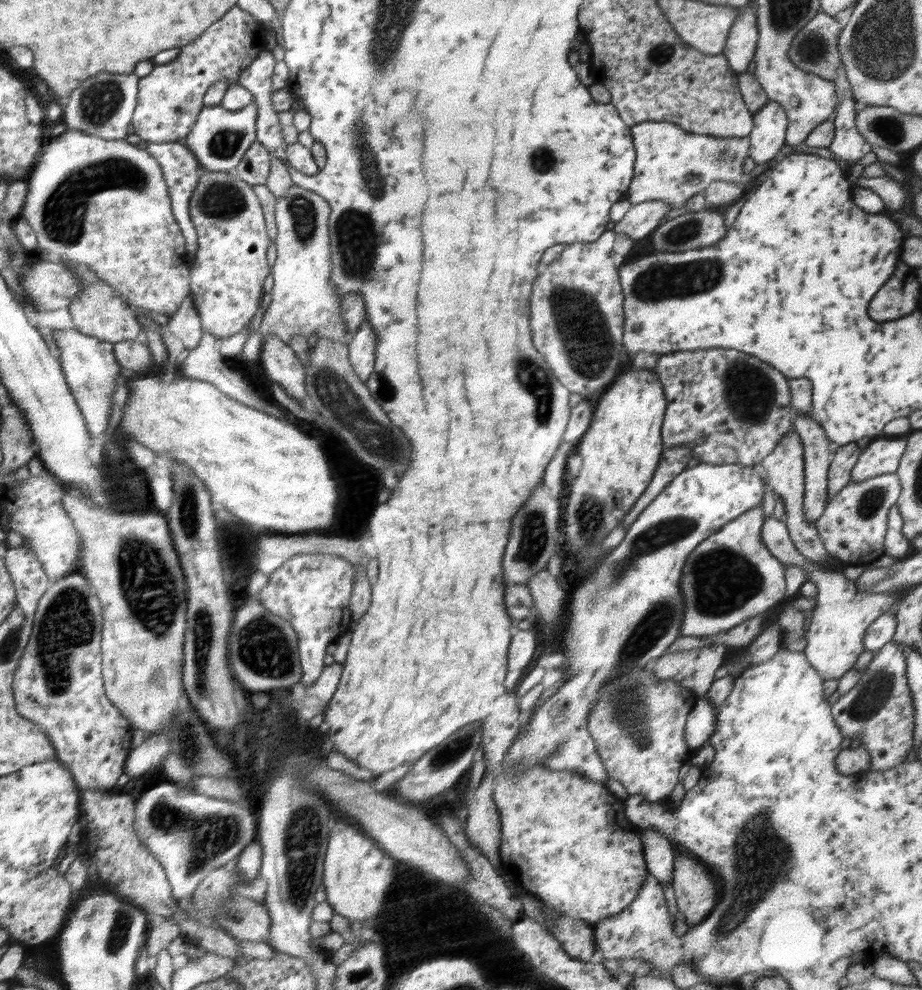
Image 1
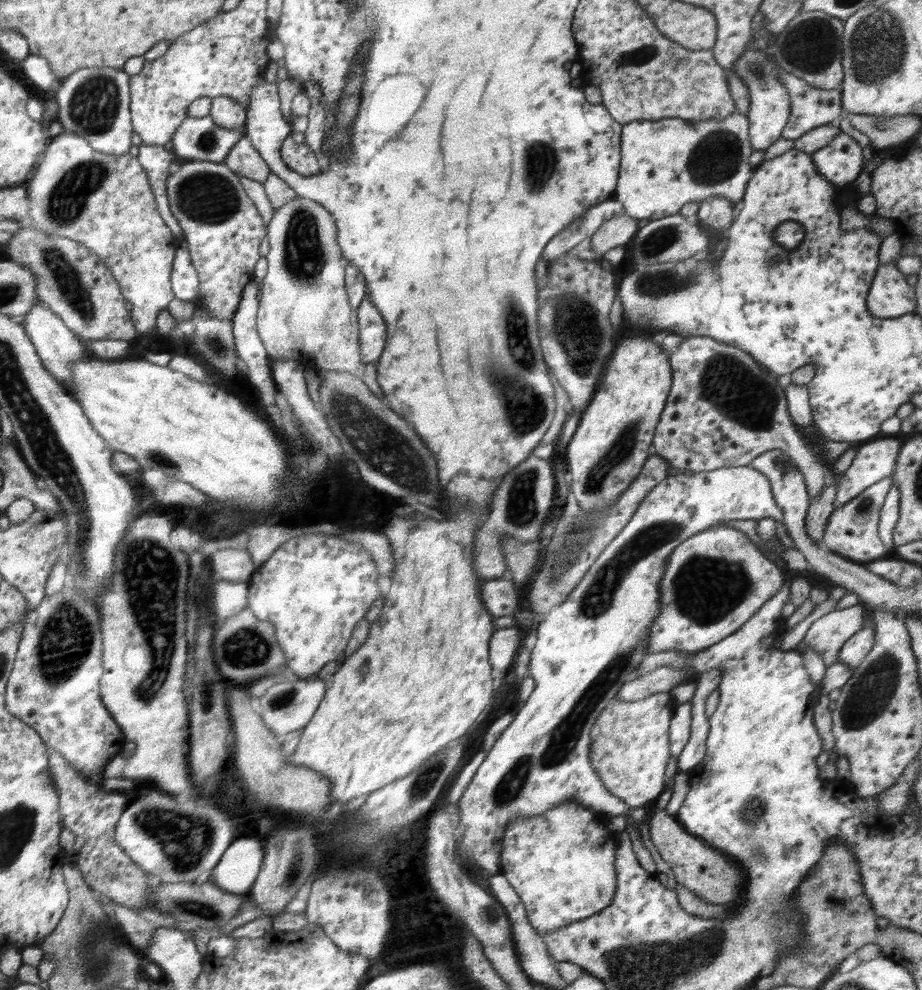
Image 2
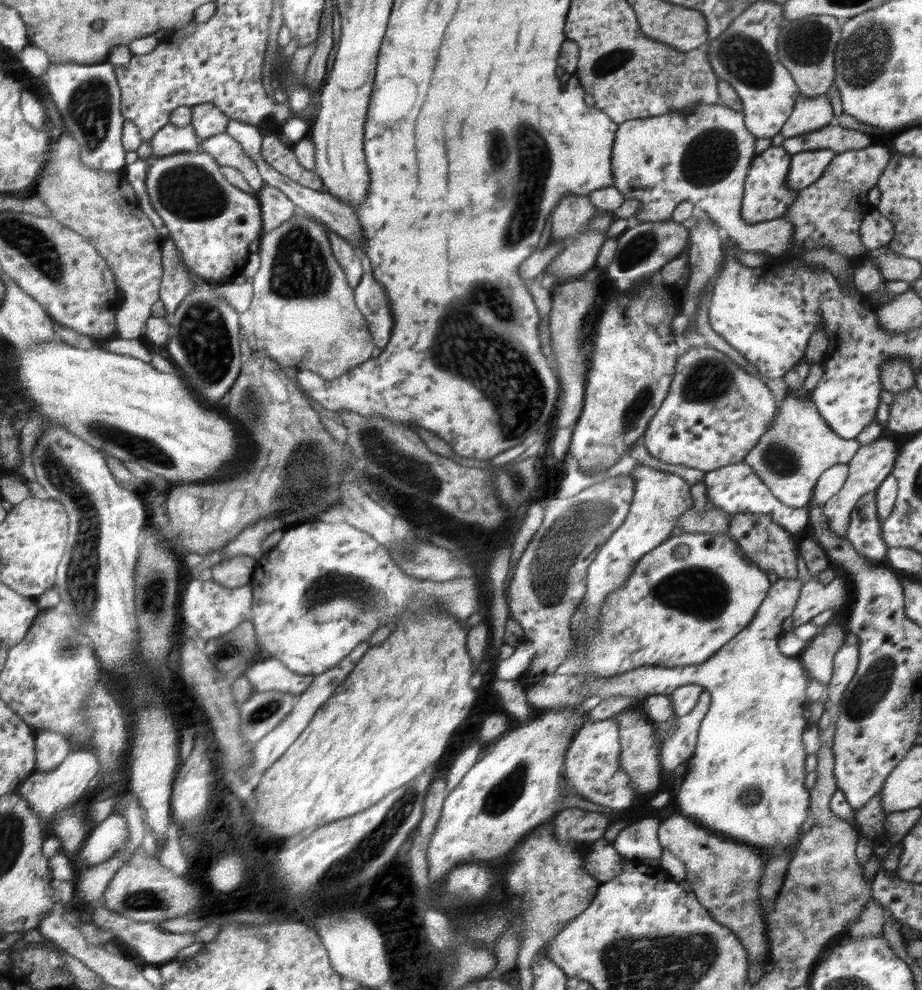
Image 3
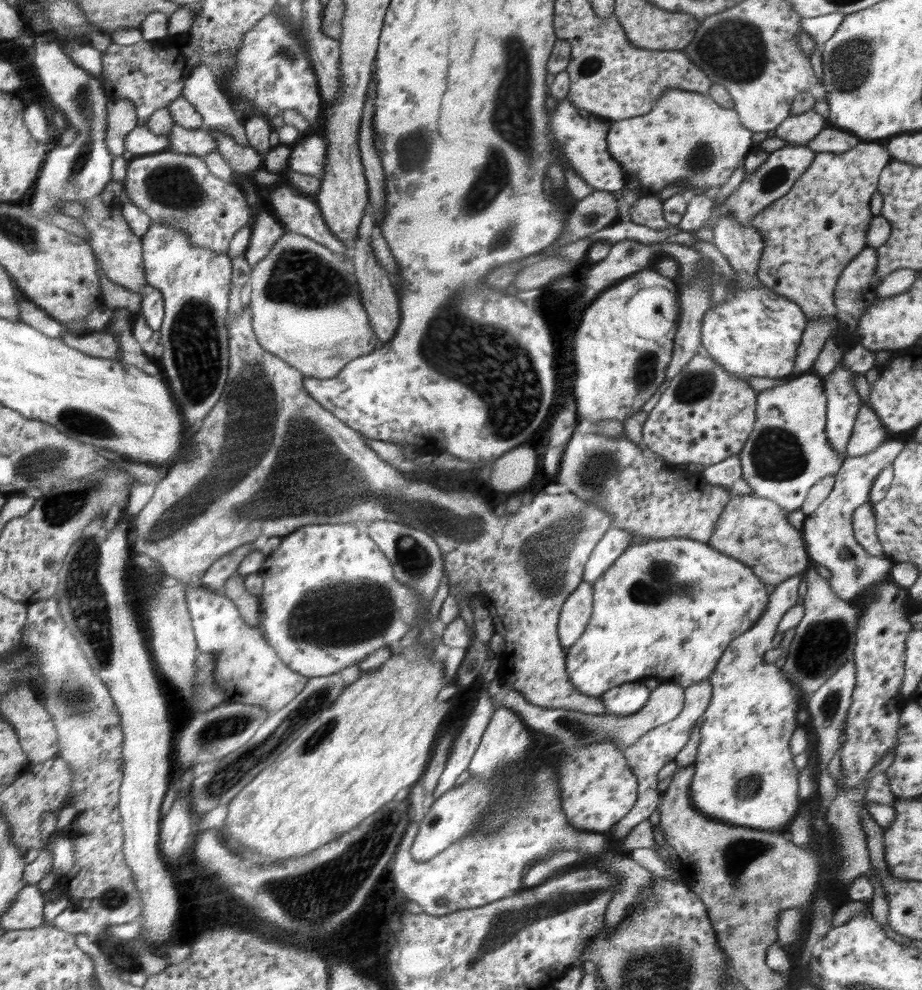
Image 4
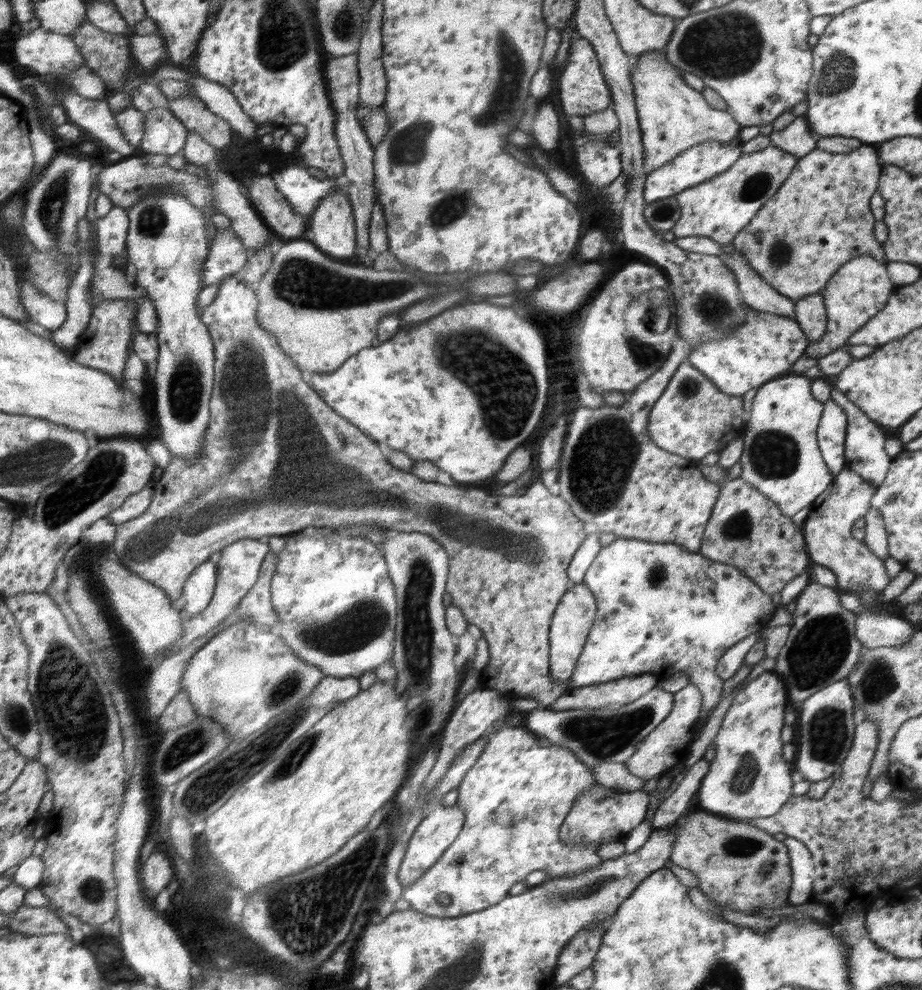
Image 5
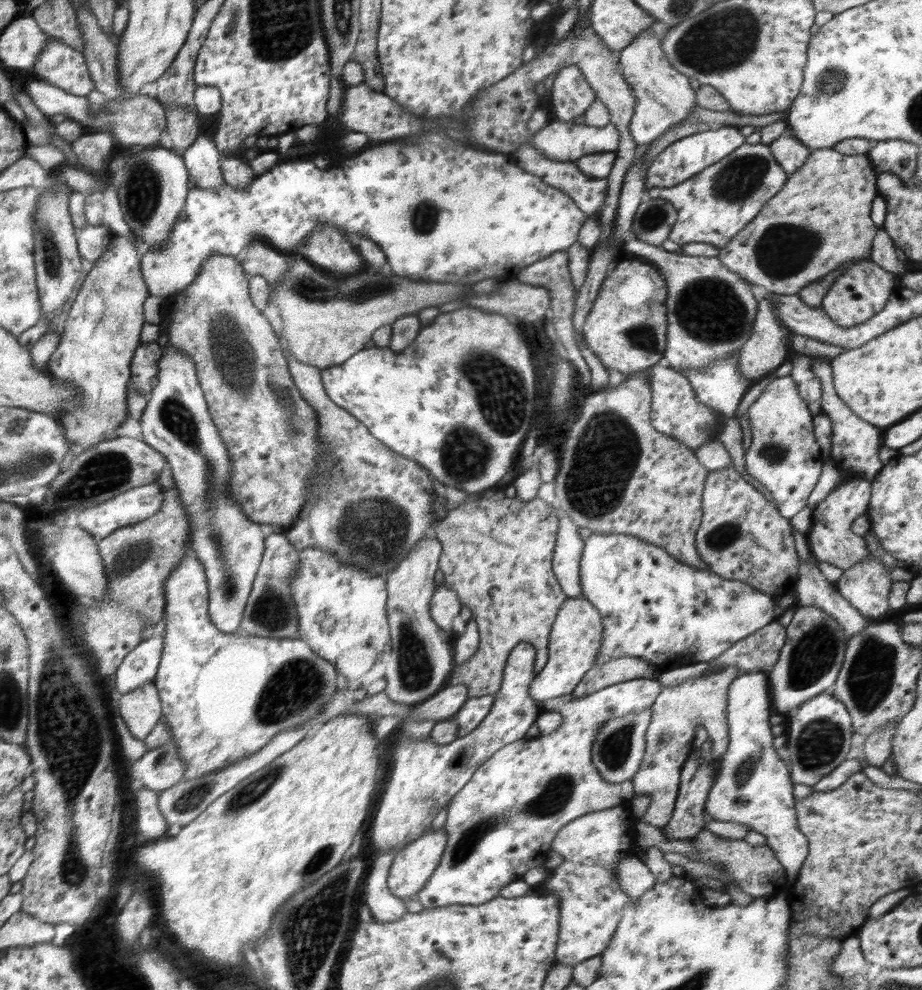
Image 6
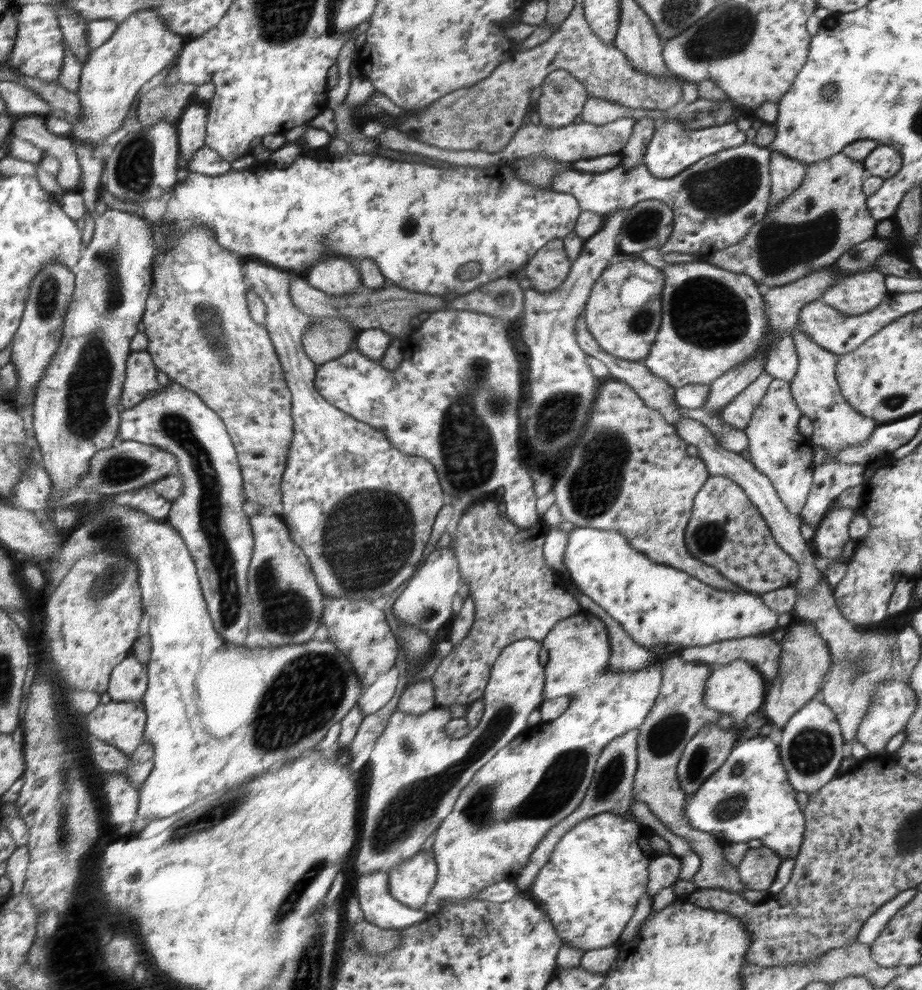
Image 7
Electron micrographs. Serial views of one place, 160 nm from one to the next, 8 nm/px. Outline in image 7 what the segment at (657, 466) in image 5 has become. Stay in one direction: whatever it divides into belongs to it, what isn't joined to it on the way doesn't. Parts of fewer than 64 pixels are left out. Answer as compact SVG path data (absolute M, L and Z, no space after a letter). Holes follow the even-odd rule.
M617 379L606 382L600 394L595 396L591 414L575 444L566 472L553 485L555 503L562 520L572 522L576 527L616 530L623 534L632 548L658 563L672 565L716 589L743 590L715 568L696 560L685 547L684 533L692 516L694 497L710 473L699 457L688 456L688 445L678 436L673 425L664 420L661 412L646 406L628 384Z

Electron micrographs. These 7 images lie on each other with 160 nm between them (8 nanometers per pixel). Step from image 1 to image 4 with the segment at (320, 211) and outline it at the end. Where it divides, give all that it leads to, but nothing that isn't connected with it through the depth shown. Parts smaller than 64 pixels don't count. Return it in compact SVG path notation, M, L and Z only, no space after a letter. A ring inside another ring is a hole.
M286 230L252 269L249 284L252 288L249 304L251 324L259 344L299 369L303 377L335 378L351 360L370 355L379 342L361 301L352 259L337 257L329 248L303 234Z

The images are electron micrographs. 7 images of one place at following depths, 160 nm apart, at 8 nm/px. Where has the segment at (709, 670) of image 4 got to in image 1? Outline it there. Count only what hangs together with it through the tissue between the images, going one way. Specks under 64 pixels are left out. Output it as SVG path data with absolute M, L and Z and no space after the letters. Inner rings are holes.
M762 502L738 518L725 524L718 532L700 542L684 561L680 577L684 612L679 636L712 636L738 626L745 620L759 615L786 596L786 575L783 564L770 554L760 538L766 516Z

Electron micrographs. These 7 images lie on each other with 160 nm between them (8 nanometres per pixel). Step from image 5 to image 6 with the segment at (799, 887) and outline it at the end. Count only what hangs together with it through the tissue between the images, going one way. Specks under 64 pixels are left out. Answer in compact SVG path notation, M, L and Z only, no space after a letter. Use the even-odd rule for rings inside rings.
M743 673L731 680L727 690L728 746L718 761L716 776L704 806L713 821L740 823L766 837L766 844L785 869L786 880L795 883L809 852L809 842L796 824L794 783L789 767L772 747L774 736L769 718L774 714L769 675Z

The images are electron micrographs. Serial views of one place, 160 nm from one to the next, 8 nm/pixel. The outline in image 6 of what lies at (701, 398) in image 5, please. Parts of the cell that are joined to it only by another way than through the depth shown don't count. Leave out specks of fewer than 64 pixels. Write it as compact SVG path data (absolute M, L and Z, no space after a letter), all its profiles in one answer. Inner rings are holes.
M658 364L644 369L643 372L652 387L650 418L651 425L658 432L672 436L694 452L702 444L706 444L706 441L717 440L719 422L725 415L698 402L686 376L680 375L670 367L662 367Z

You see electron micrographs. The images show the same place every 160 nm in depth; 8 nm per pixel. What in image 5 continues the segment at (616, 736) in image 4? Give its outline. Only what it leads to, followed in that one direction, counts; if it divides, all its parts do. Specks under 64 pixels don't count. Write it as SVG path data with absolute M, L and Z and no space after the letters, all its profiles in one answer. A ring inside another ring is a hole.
M658 687L630 704L621 706L552 710L537 707L524 713L524 726L532 734L548 738L554 745L569 748L588 767L600 766L602 762L625 764L637 751L650 732L669 713L673 705L673 694Z

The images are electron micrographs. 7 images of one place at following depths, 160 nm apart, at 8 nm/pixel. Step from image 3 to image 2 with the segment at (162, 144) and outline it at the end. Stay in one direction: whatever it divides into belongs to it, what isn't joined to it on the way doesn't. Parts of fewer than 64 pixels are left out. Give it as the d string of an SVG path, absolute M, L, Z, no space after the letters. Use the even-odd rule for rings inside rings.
M210 114L204 117L188 117L180 123L178 130L174 133L172 139L172 151L178 156L180 161L183 160L205 160L215 163L223 163L230 149L242 137L246 136L246 125L241 128L222 128L218 126L210 117Z

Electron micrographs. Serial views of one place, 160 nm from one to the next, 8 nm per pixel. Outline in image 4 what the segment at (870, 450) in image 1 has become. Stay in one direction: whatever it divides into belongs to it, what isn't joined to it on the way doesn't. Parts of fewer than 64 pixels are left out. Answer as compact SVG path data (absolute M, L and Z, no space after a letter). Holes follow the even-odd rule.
M883 441L870 453L848 457L835 474L835 483L828 496L820 503L812 515L806 515L802 535L807 555L811 563L822 565L831 572L828 580L834 596L849 601L859 594L875 589L882 584L891 572L891 561L868 554L856 542L853 535L853 514L861 505L869 502L870 491L876 476L883 468L891 465L904 449L904 442Z

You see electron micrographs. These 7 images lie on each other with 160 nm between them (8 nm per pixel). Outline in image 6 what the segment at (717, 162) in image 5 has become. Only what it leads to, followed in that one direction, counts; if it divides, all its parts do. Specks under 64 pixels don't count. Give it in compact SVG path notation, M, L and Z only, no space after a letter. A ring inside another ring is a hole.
M719 126L716 130L703 128L696 134L681 138L672 142L662 150L660 154L649 164L645 177L645 192L654 188L670 188L684 182L687 178L697 175L704 168L708 168L717 160L728 156L736 148L740 148L745 143L745 136L740 134L737 127Z

